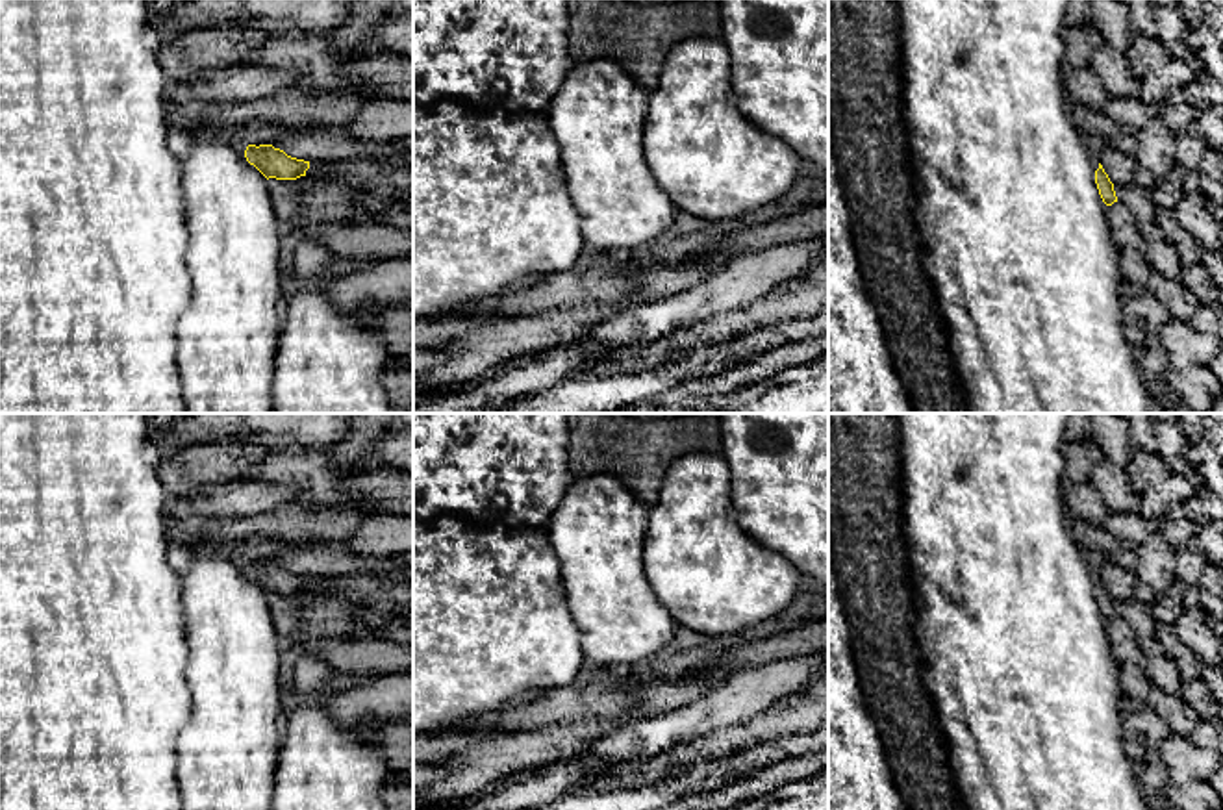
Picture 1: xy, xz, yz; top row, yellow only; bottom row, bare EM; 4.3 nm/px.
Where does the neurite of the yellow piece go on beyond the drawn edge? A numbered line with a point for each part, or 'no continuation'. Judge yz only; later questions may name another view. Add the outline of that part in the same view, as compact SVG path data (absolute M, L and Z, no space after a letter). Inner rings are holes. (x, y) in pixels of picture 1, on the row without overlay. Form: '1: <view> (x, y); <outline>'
1: yz (1094, 558); M1082 549L1082 558L1090 569L1090 576L1091 576L1093 584L1097 586L1101 569L1108 562L1106 554L1103 554L1097 549Z

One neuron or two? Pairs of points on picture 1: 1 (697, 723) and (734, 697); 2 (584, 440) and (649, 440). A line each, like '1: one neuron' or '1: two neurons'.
1: one neuron
2: one neuron

